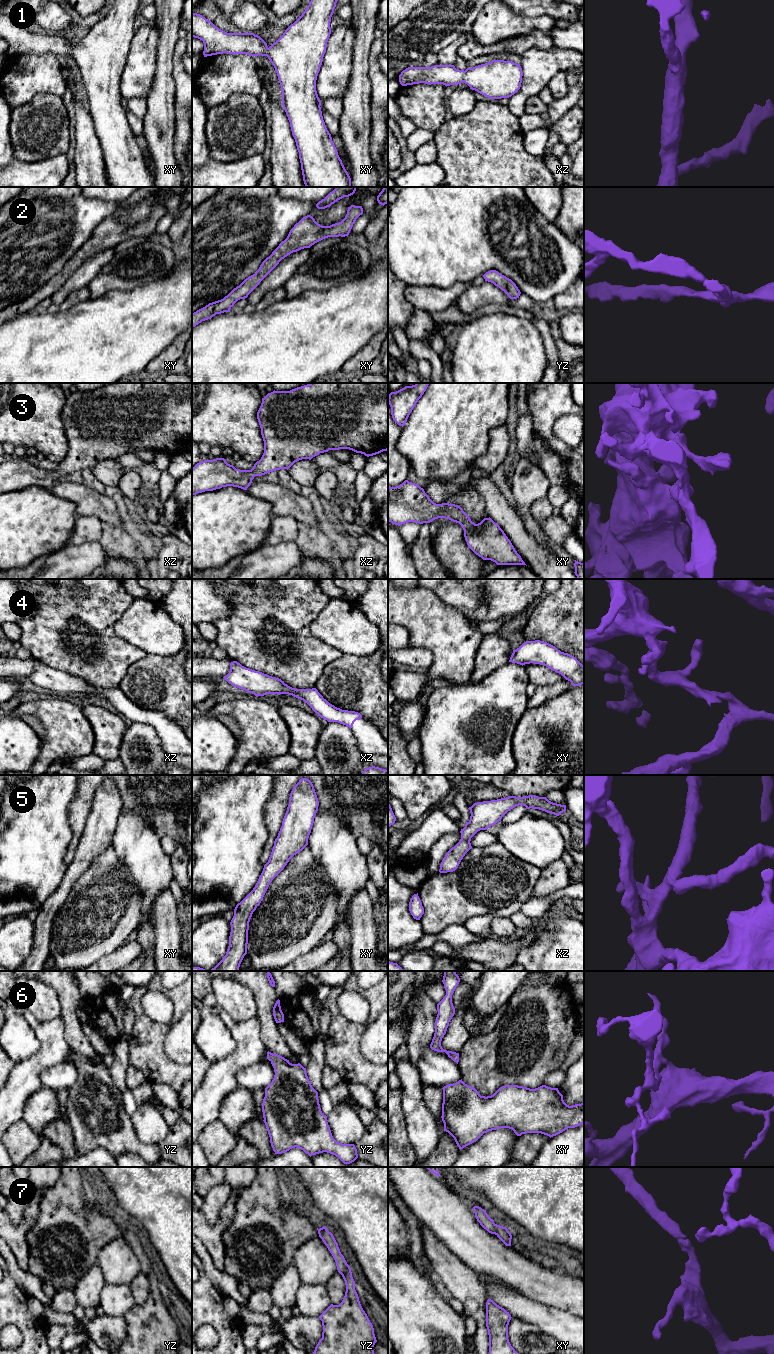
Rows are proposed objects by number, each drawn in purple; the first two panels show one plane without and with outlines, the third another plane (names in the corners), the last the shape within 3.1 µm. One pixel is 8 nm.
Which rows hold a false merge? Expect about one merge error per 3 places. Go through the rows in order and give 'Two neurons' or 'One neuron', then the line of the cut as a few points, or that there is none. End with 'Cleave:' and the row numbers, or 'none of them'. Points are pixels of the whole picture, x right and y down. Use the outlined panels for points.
1: One neuron. No split
2: One neuron. No split
3: One neuron. No split
4: One neuron. No split
5: One neuron. No split
6: One neuron. No split
7: One neuron. No split
Cleave: none of them

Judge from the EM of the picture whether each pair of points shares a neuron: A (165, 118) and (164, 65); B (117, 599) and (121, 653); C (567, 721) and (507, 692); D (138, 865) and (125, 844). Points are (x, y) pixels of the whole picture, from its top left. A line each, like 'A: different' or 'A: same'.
A: same
B: same
C: different
D: same

